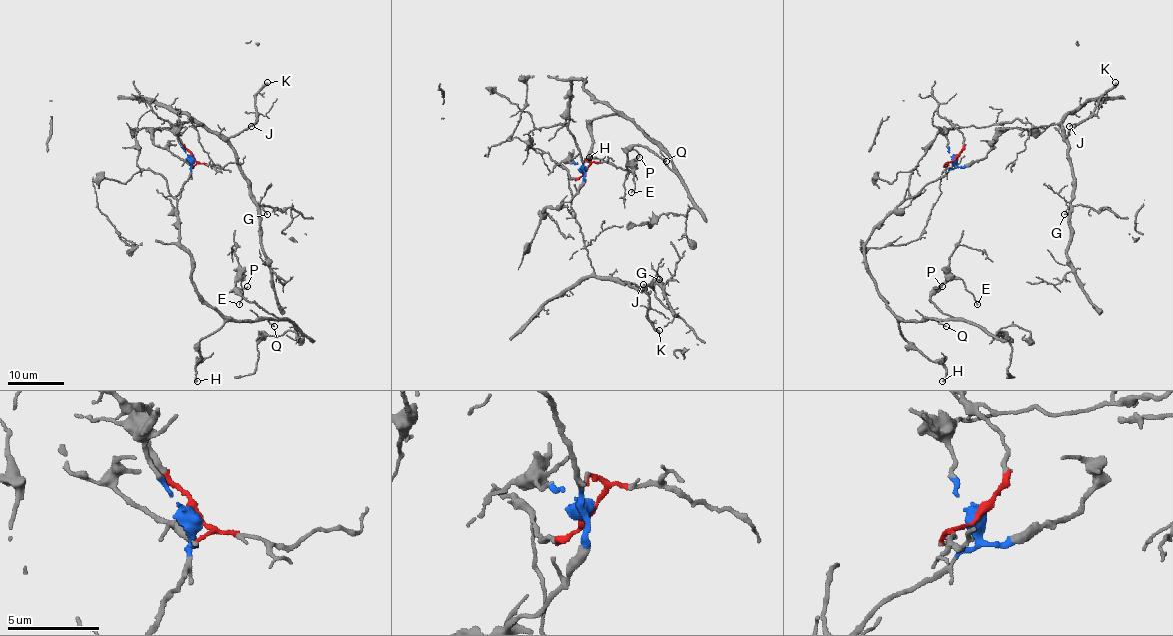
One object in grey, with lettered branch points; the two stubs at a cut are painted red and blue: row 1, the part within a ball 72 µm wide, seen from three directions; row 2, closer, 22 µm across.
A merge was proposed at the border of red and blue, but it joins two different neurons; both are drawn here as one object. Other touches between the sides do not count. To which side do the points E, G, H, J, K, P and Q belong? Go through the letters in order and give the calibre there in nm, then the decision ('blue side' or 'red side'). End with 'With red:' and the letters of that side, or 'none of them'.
E: 120 nm | blue side
G: 150 nm | red side
H: 260 nm | blue side
J: 150 nm | red side
K: 400 nm | red side
P: 140 nm | blue side
Q: 140 nm | blue side
With red: G, J, K

